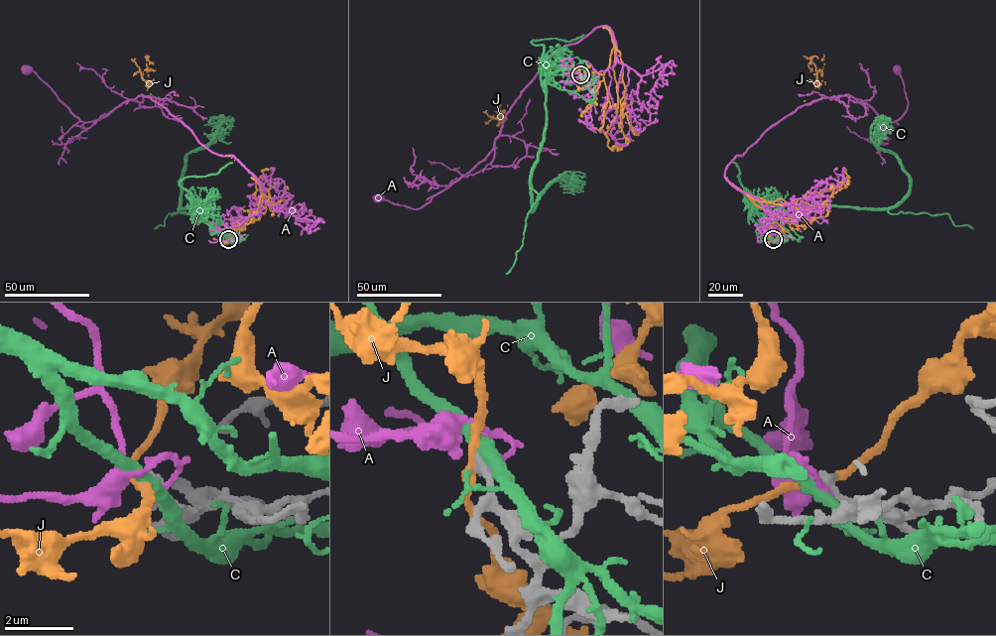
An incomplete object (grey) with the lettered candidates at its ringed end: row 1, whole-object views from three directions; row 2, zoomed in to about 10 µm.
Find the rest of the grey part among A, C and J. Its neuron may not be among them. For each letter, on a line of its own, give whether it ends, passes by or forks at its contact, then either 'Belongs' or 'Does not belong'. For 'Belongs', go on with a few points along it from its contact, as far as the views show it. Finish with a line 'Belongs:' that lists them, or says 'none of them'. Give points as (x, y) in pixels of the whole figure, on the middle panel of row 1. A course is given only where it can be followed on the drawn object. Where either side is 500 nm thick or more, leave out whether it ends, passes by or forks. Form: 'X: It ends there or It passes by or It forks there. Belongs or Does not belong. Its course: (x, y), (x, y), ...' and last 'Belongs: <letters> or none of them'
A: It ends there. Does not belong
C: It passes by. Does not belong
J: It passes by. Does not belong
Belongs: none of them

